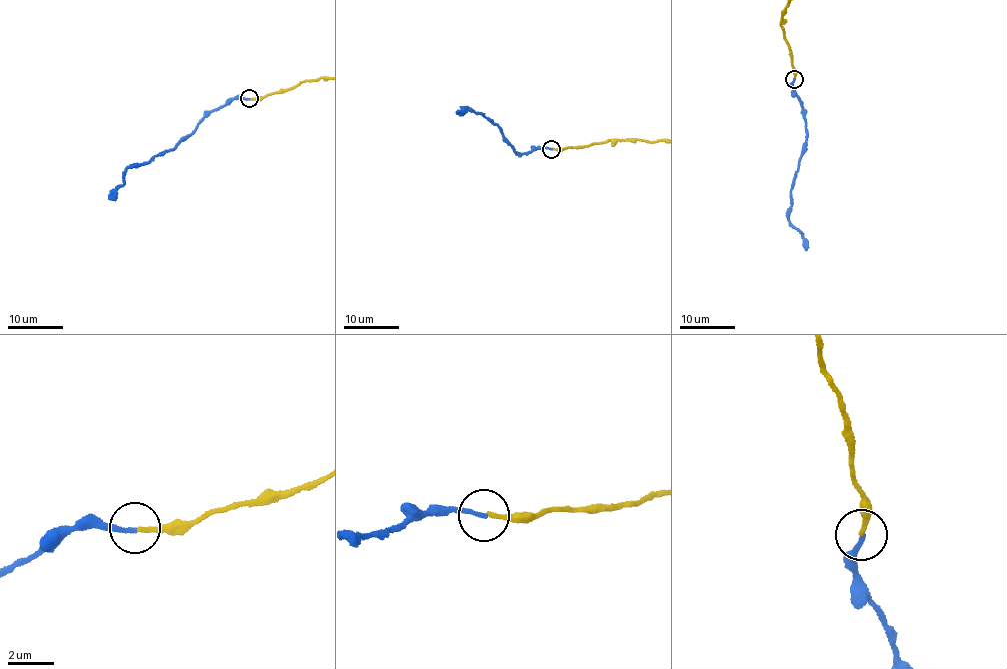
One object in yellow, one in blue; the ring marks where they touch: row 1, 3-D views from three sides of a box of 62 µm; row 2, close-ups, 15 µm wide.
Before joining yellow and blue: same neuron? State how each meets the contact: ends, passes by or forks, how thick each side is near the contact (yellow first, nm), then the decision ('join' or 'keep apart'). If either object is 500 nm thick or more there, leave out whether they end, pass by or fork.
yellow ends; blue ends; calibres 170 and 180 nm; keep apart

